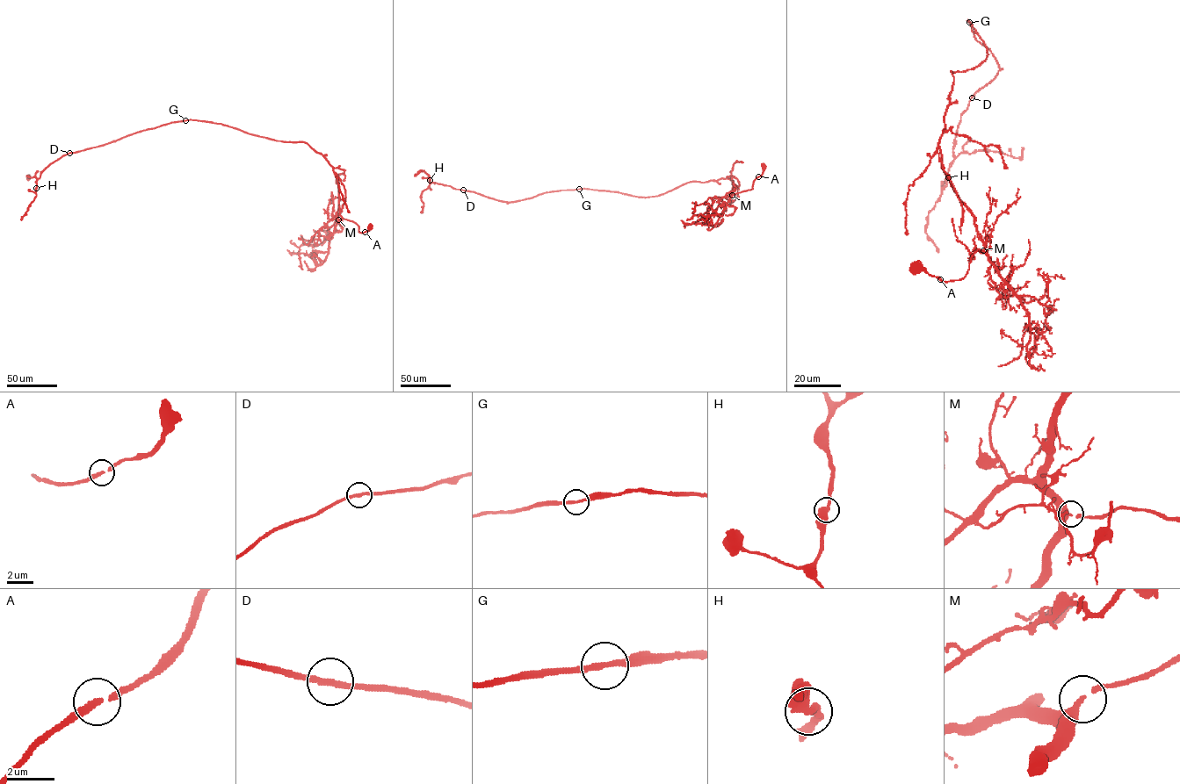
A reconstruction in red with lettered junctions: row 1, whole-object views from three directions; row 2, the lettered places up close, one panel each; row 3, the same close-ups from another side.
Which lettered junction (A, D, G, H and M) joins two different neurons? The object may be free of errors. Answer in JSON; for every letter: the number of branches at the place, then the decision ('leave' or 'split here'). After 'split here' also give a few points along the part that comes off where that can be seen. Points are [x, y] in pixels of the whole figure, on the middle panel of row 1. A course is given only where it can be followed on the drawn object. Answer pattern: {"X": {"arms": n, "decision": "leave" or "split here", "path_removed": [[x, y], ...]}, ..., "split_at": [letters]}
{"A": {"arms": 2, "decision": "leave"}, "D": {"arms": 2, "decision": "leave"}, "G": {"arms": 2, "decision": "leave"}, "H": {"arms": 2, "decision": "leave"}, "M": {"arms": 2, "decision": "leave"}, "split_at": []}

